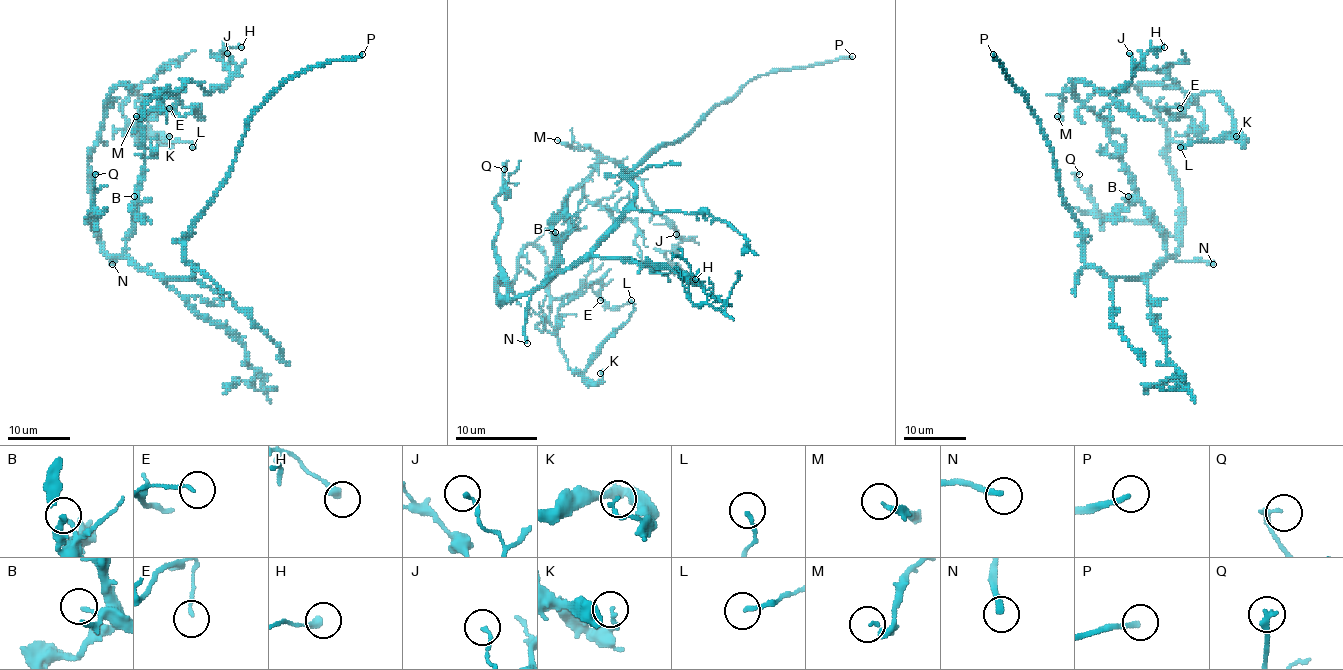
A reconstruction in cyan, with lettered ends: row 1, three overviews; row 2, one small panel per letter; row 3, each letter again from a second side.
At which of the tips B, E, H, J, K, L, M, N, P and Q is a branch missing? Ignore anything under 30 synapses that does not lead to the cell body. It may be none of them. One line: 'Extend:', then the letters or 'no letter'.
Extend: N, P

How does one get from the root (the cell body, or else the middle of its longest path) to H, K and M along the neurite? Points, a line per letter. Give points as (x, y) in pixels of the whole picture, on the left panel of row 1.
H: (133, 264), (125, 246), (144, 169), (142, 119), (188, 81), (221, 89), (232, 73), (219, 54), (241, 47)
K: (133, 264), (108, 254), (93, 224), (89, 158), (106, 98), (128, 84), (148, 127), (169, 136)
M: (133, 264), (125, 254), (125, 246), (144, 169), (142, 119), (169, 91), (155, 95), (144, 114), (136, 116)

